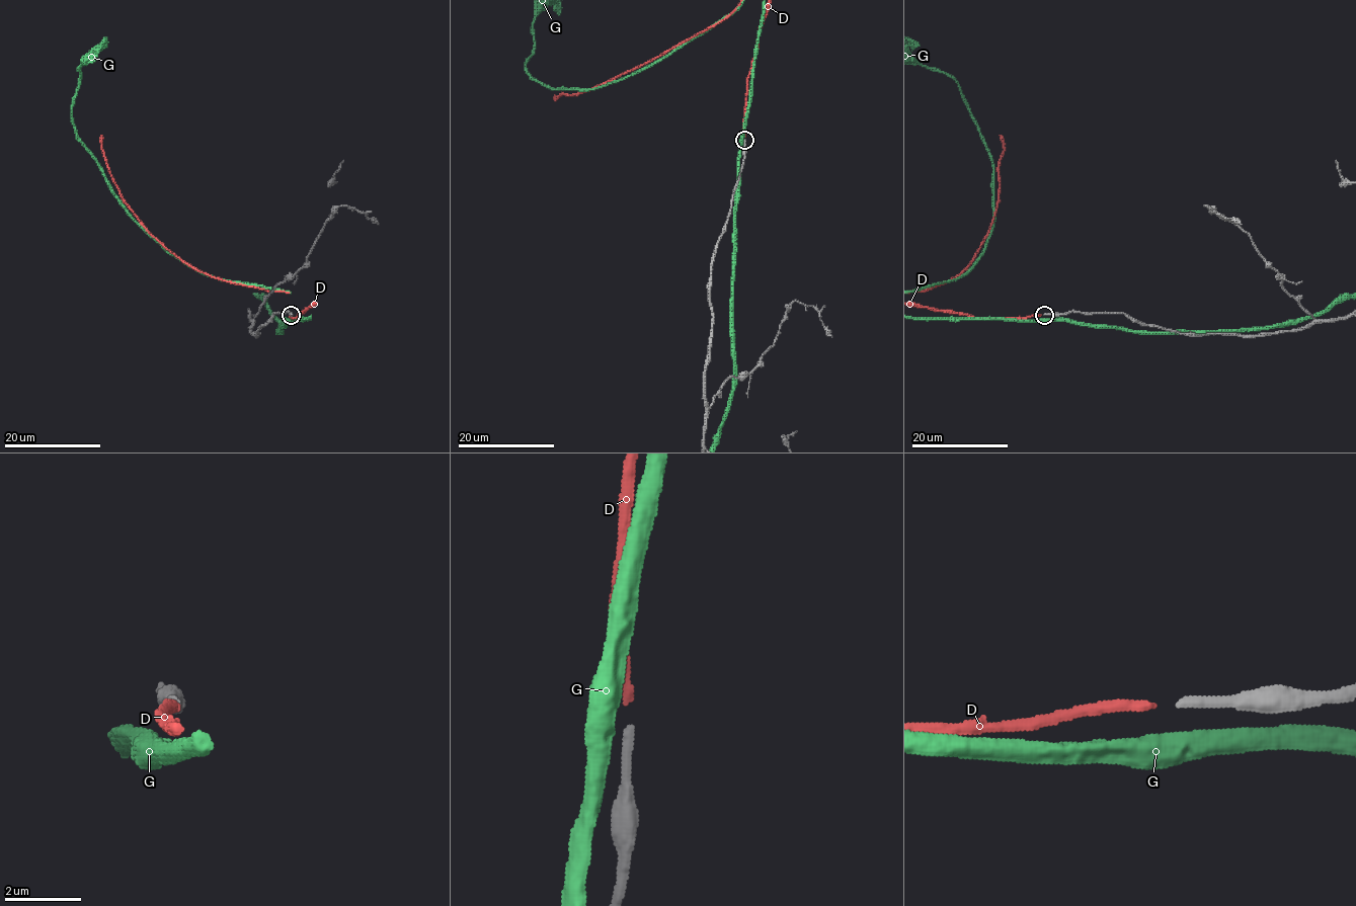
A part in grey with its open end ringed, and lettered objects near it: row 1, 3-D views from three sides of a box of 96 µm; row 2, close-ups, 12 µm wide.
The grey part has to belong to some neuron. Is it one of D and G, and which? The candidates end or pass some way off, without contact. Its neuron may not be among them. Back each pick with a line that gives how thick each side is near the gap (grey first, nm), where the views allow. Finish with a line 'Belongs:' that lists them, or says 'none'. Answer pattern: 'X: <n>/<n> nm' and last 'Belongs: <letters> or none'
D: 240/240 nm
Belongs: D

